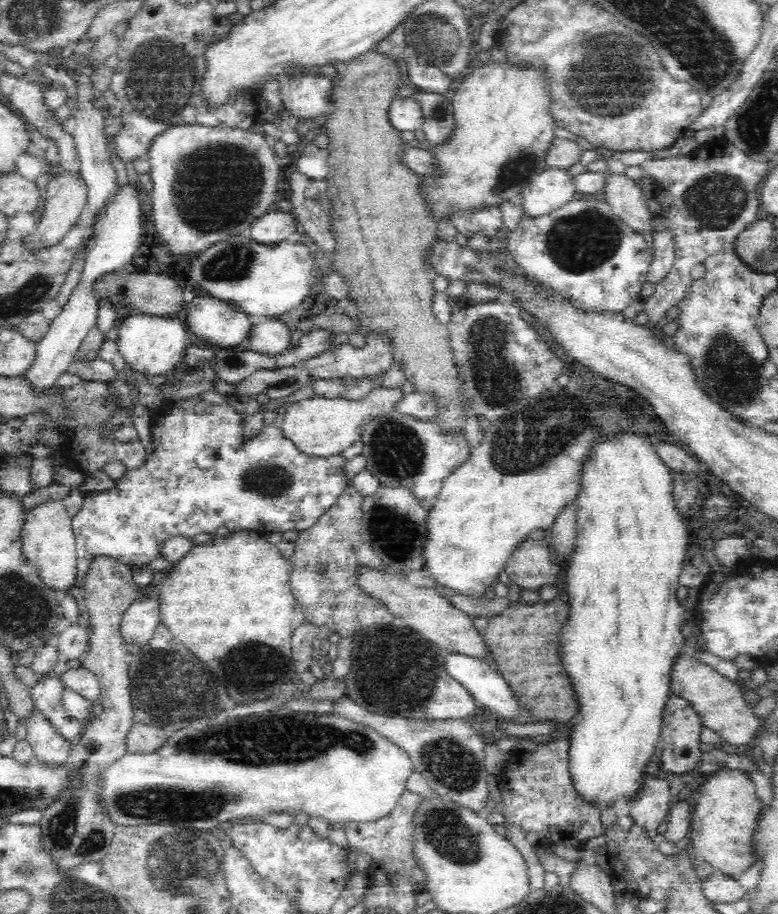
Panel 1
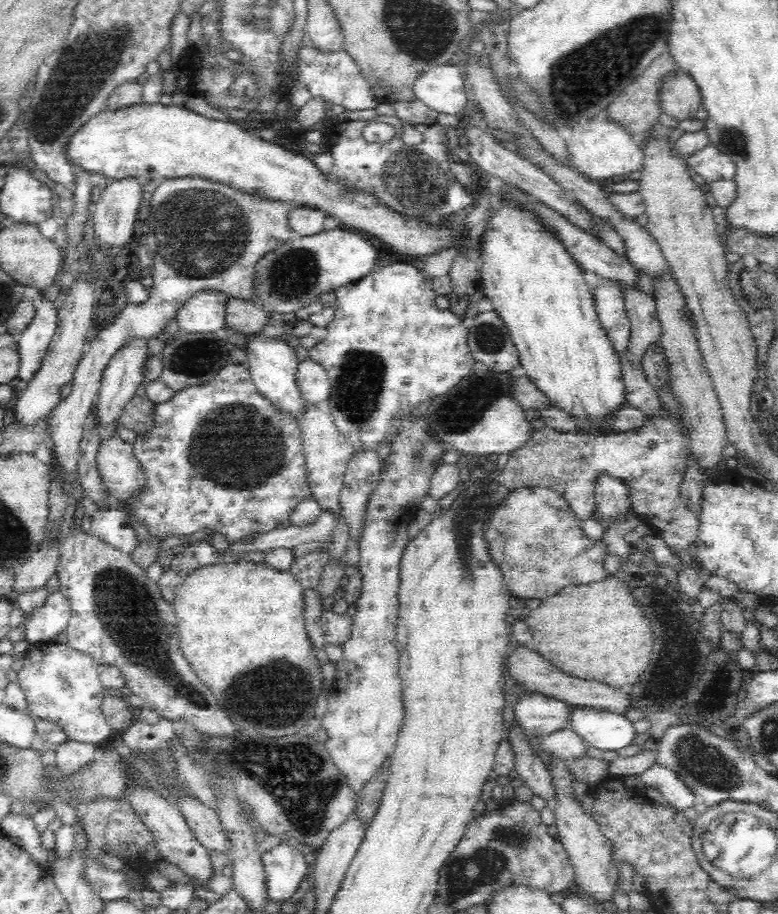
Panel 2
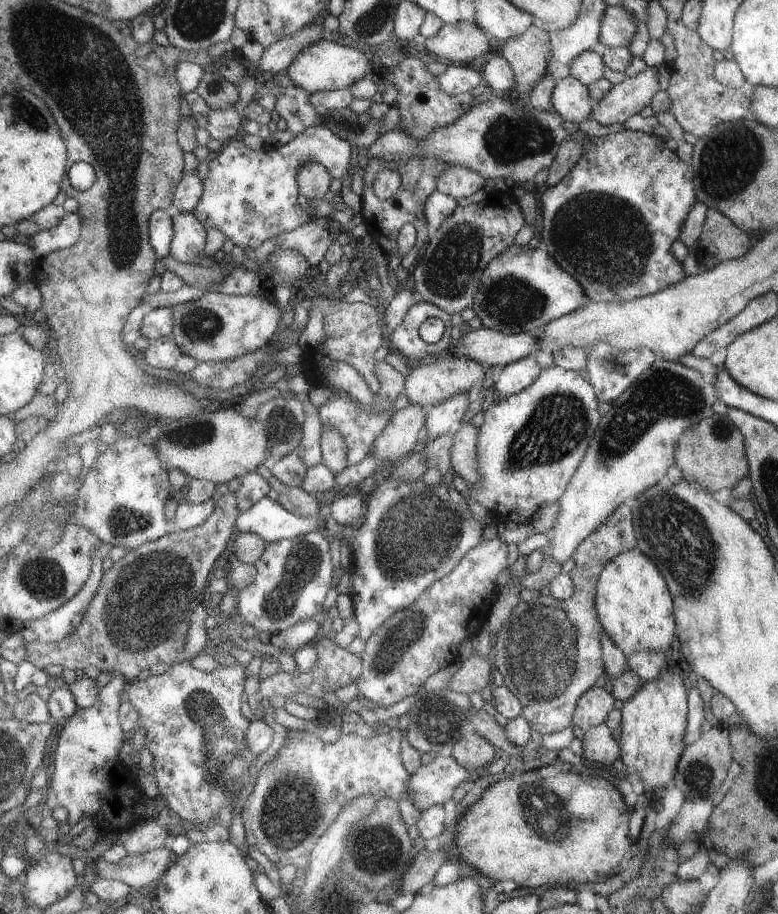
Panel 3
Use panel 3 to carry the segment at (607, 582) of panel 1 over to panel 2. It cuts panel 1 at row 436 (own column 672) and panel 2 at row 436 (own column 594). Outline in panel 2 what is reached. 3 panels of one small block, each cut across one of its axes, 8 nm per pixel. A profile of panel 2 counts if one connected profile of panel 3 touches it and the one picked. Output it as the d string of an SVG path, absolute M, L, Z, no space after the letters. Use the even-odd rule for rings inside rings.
M502 201L500 204L500 212L496 212L486 223L478 261L480 273L482 274L483 290L490 297L494 311L504 320L511 340L518 351L520 365L526 370L527 377L534 383L534 386L541 393L545 394L547 401L551 403L551 407L560 410L567 416L571 416L576 421L576 433L580 433L580 435L607 437L612 433L618 433L618 431L613 430L609 426L609 418L614 418L622 410L622 406L629 405L628 399L626 399L626 389L619 354L613 348L606 332L602 329L599 317L597 316L597 309L595 308L595 300L592 300L592 294L590 294L588 286L585 284L583 271L578 266L578 263L570 257L570 253L566 251L566 247L562 245L560 239L558 239L558 235L554 231L546 229L546 226L542 225L542 222L534 217L534 213L530 209L522 209L522 207L514 205L514 203Z

